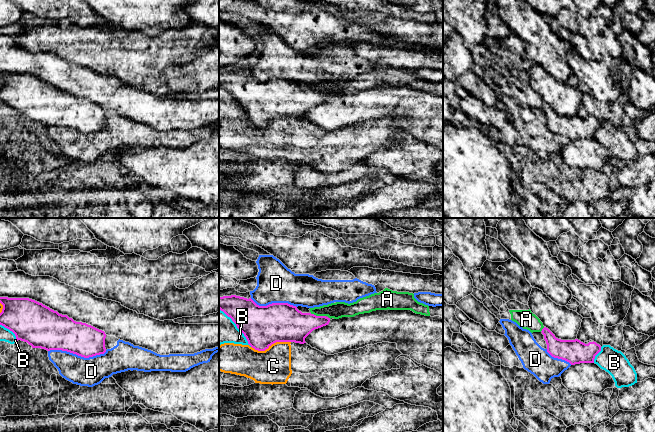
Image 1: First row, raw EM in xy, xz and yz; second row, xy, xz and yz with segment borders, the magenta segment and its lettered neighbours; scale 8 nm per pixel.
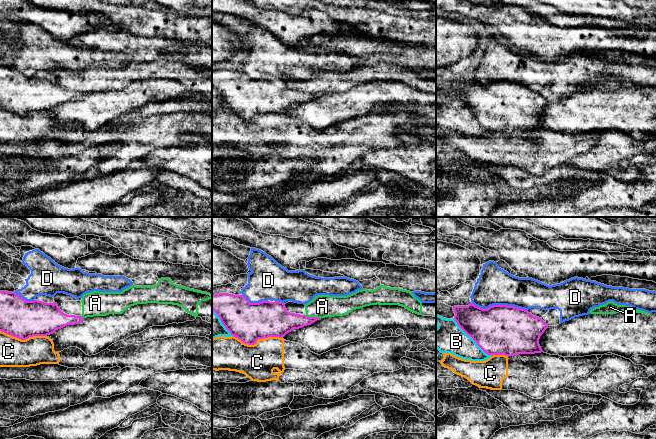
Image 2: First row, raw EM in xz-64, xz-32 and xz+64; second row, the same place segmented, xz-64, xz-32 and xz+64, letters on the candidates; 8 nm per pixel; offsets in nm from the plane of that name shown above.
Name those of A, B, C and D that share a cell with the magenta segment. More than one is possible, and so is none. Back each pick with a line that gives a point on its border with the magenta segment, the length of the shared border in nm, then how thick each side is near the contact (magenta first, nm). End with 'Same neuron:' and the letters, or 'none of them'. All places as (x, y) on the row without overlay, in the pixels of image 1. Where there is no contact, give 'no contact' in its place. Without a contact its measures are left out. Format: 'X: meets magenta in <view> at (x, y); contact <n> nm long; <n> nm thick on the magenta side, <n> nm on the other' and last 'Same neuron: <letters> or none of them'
Same neuron: none of them

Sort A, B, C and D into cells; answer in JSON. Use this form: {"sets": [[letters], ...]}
{"sets": [["A"], ["B"], ["C"], ["D"]]}

